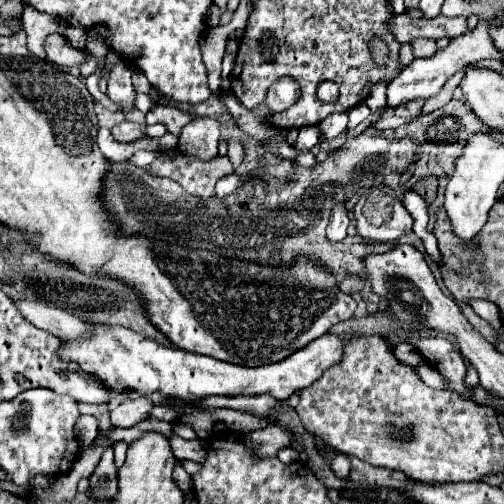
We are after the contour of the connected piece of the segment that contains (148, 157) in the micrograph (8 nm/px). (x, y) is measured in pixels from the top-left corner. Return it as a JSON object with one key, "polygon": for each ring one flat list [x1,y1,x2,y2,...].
{"polygon":[[139,150,137,151,130,159,130,163,140,164,141,168,146,167,151,164,151,162,155,161,158,153,153,153,152,151]]}

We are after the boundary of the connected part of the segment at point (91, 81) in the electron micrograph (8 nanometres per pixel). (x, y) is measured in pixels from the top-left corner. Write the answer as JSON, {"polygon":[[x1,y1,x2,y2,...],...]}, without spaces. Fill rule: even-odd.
{"polygon":[[95,72,87,77,85,80,87,89,93,96,94,100,102,104,106,109,113,112,120,111,121,107,119,104,113,103,106,94,99,91,98,83,101,76,103,76,103,72]]}

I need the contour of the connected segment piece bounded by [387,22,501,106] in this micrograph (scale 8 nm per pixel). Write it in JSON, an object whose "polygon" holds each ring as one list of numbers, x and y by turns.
{"polygon":[[479,22,479,26,473,32,465,32,463,36,451,40,449,46,443,48,443,50,437,50,437,54,433,58,413,60,409,68,405,68,395,80,391,80,391,84,387,88,387,104,389,106,401,106,401,104,411,102,411,100,417,100,417,98,431,98,431,96,435,96,443,88,443,84,459,68,463,68,463,66,467,66,471,62,483,60,483,58,497,60,497,56,501,56,501,52,491,44,491,38,489,38,487,28,489,28,489,24]]}

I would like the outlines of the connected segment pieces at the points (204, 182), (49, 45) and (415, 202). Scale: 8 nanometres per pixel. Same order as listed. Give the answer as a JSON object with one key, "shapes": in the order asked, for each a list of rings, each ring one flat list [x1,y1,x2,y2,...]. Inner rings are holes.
{"shapes":[[[175,156,173,158,173,180,181,184,191,196,199,198,211,198,215,184,219,178,233,172,233,166,227,156,215,156,213,160,199,160,199,158,187,158,187,156]],[[51,34,45,38,45,52,47,52,47,60,55,66,61,68,71,68,71,66,79,66,85,60,85,52,73,48,65,36,59,34]],[[409,190,407,192,407,202,405,202,405,208,411,212,411,216,413,216,413,232,423,240,429,232,427,232,427,204,425,204,425,200,417,194,417,192,413,192,413,190]]]}

